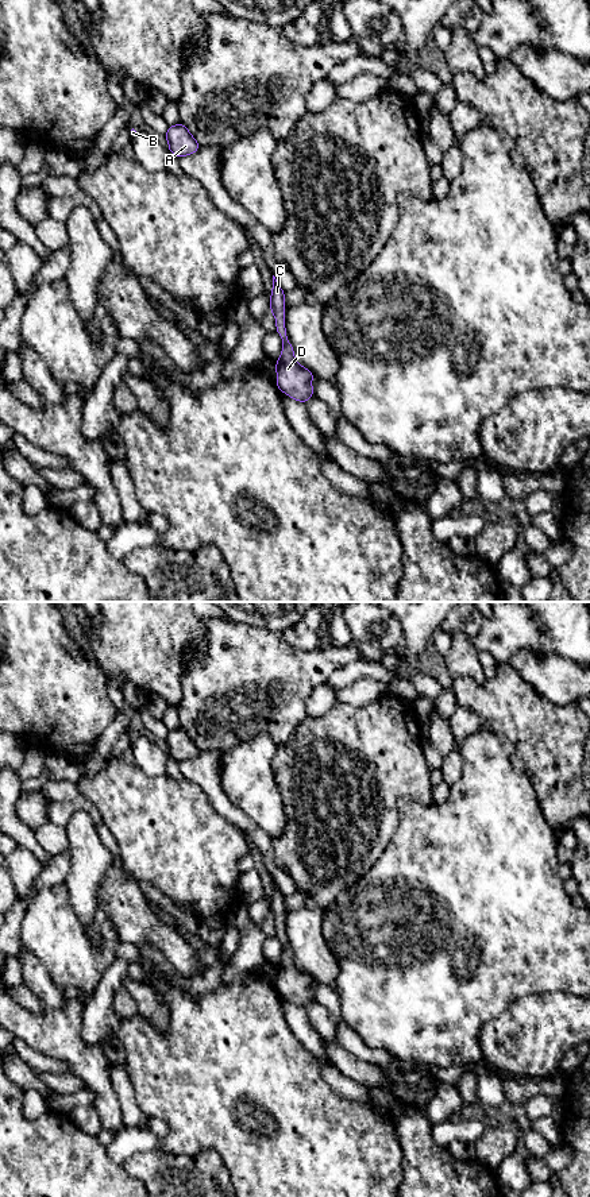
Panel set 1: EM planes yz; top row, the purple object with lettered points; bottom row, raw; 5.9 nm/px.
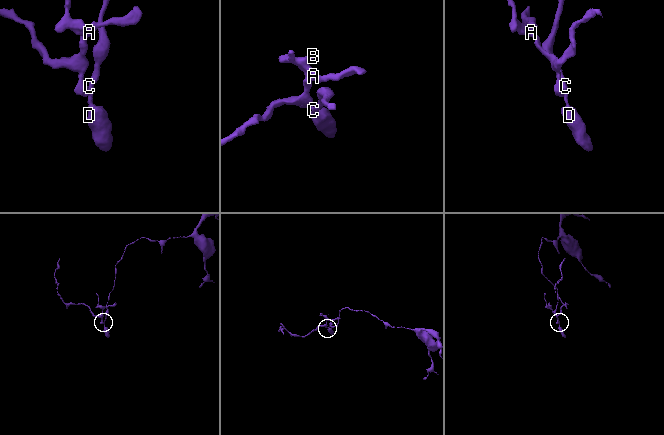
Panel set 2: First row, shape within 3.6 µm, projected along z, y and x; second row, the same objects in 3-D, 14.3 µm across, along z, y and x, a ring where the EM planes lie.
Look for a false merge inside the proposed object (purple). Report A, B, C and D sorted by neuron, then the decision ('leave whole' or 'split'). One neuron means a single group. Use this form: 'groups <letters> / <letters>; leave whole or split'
groups A B / C D; split

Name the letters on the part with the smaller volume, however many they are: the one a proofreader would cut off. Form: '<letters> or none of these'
A, B

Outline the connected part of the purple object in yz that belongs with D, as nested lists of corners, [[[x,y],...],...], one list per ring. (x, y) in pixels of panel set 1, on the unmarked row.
[[[274,880],[270,903],[275,920],[277,938],[284,946],[281,961],[275,966],[277,992],[290,1003],[305,1008],[312,1000],[316,1000],[311,989],[311,985],[316,980],[296,966],[294,955],[285,932],[285,896],[281,893]]]

